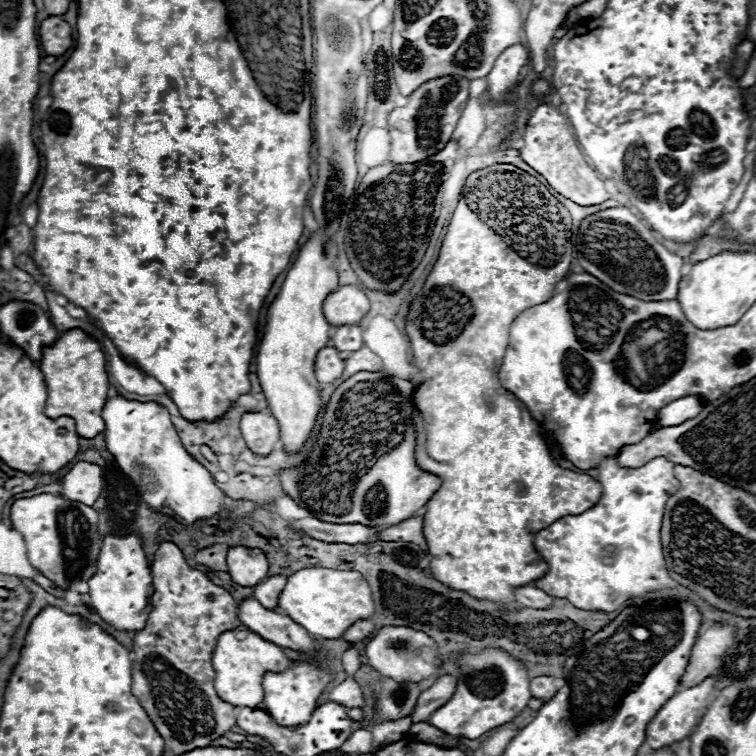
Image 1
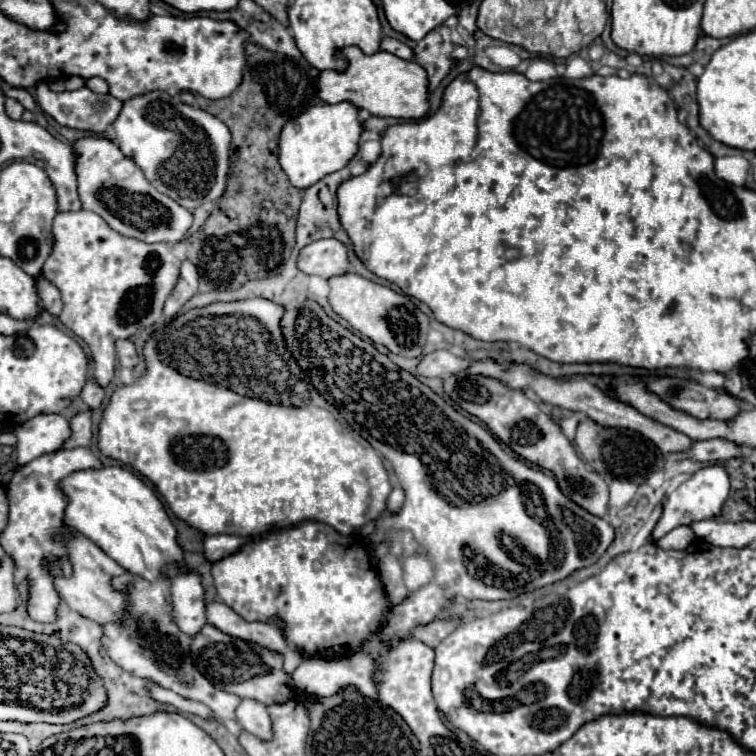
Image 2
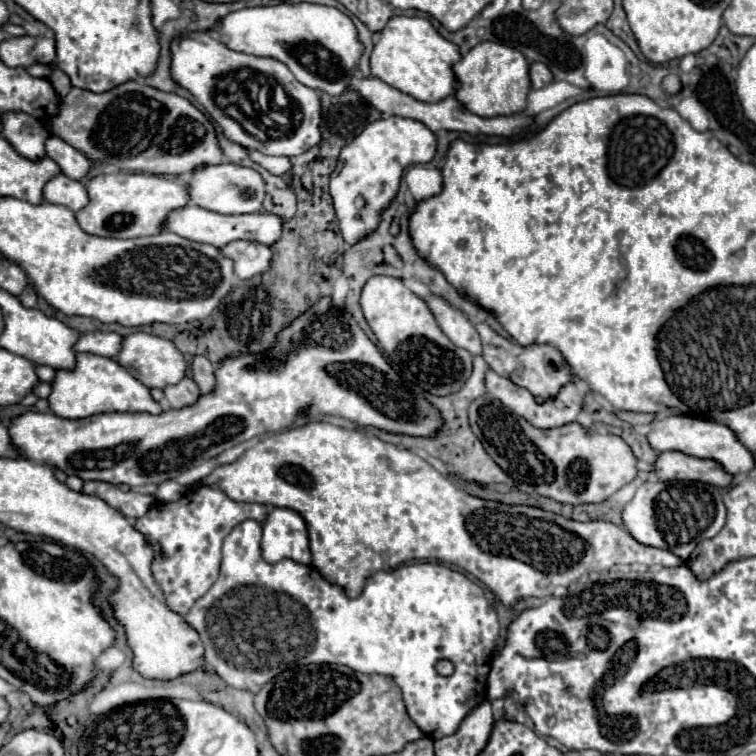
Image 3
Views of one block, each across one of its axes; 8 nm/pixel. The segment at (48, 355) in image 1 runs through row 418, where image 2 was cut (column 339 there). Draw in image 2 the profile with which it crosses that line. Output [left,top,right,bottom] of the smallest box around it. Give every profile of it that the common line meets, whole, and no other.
[318,46,430,120]

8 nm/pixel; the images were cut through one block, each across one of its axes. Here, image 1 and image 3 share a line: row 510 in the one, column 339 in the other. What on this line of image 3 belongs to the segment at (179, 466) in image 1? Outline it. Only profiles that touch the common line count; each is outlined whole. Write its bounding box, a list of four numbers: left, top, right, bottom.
[330,116,434,246]

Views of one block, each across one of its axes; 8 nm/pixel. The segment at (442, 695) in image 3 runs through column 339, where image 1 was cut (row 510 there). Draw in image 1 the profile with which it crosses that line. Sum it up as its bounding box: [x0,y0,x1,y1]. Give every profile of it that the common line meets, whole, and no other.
[534,456,680,612]

